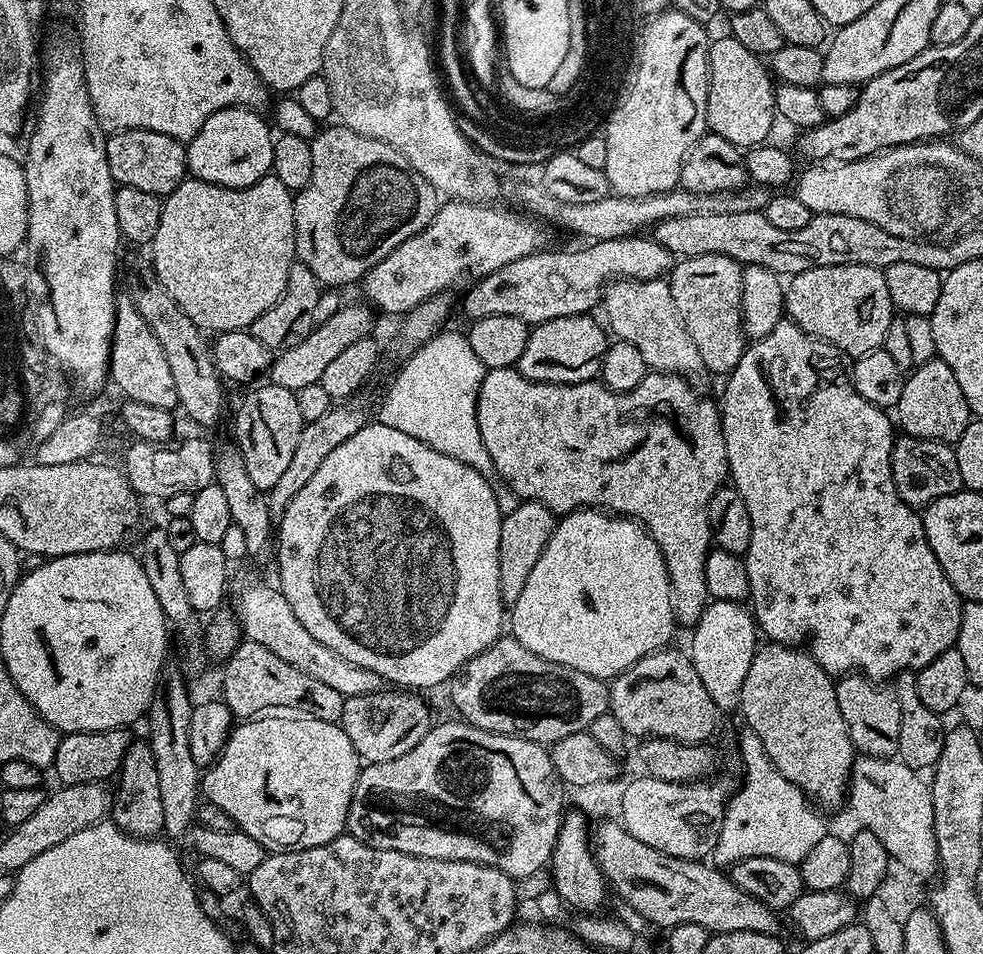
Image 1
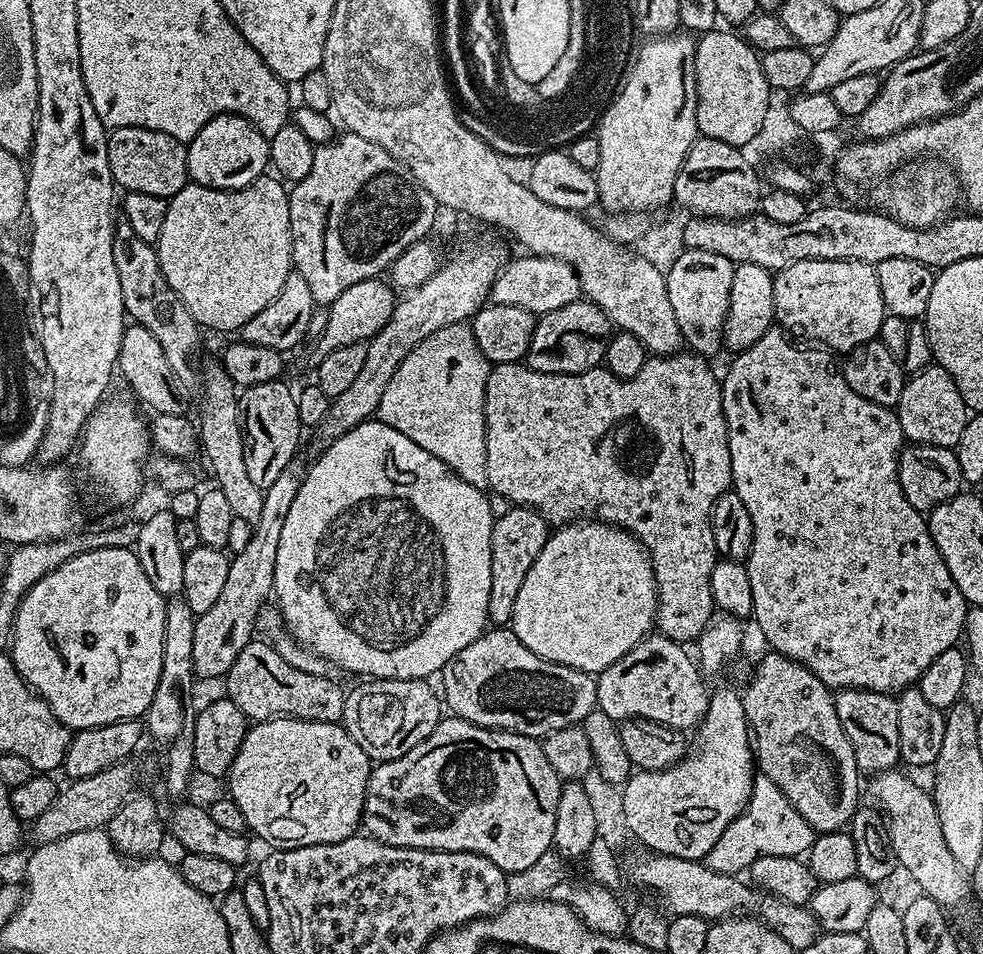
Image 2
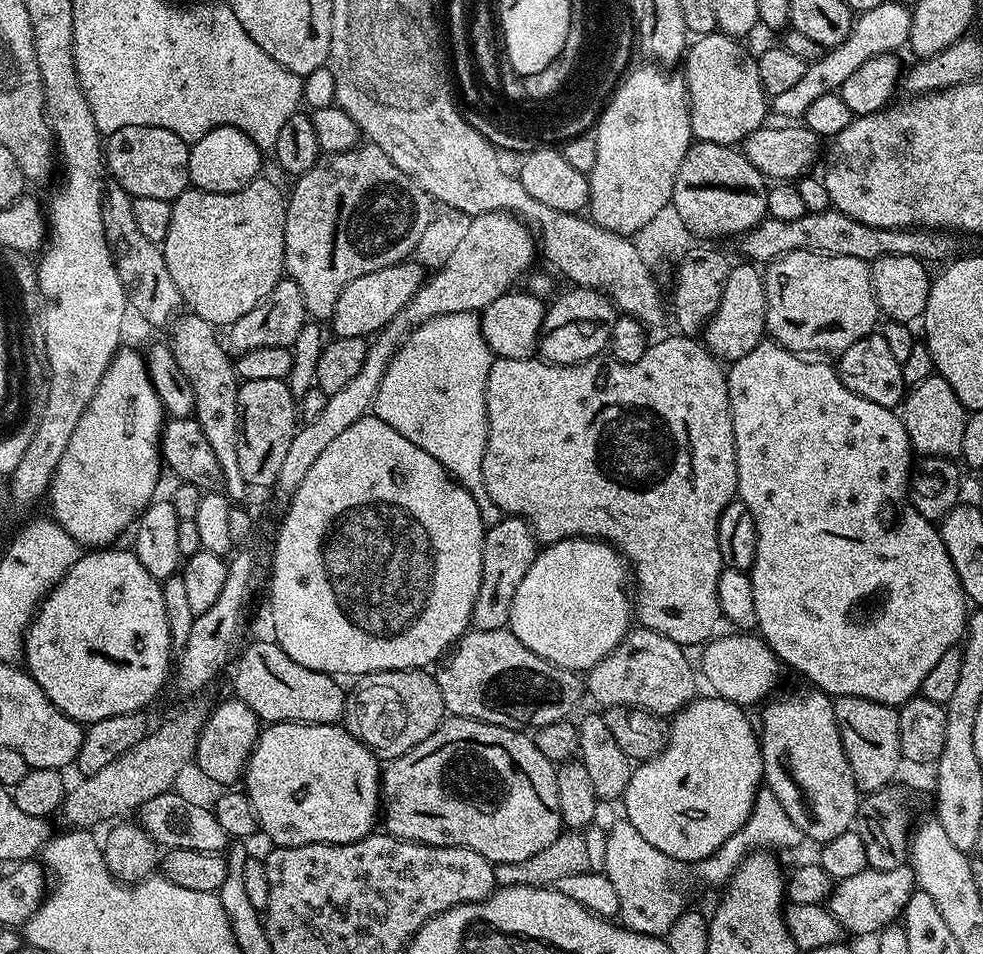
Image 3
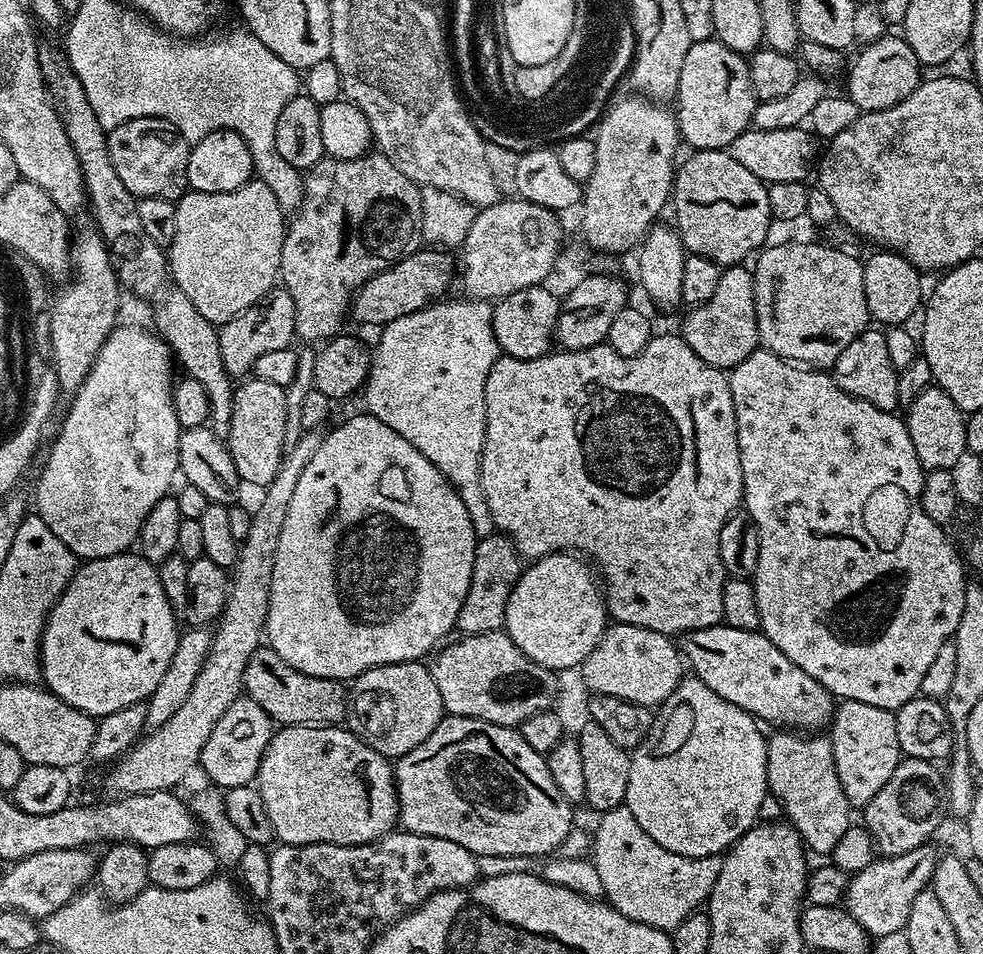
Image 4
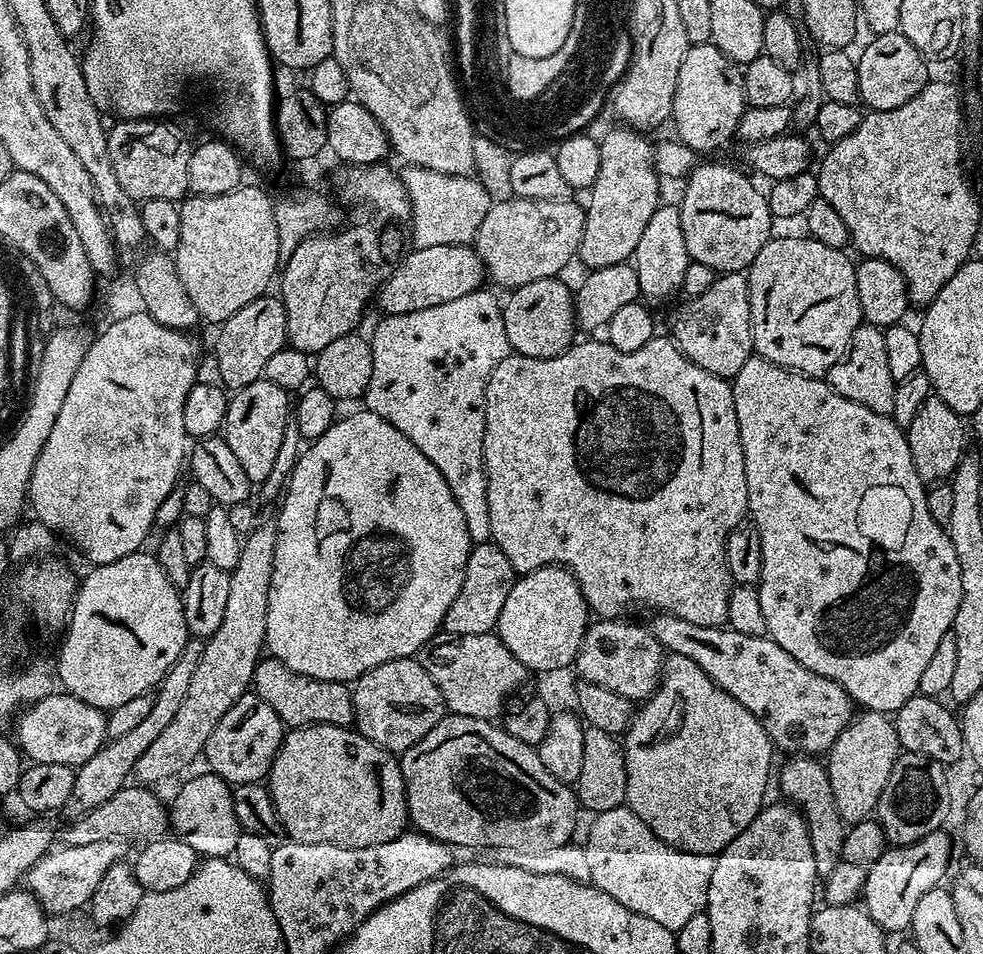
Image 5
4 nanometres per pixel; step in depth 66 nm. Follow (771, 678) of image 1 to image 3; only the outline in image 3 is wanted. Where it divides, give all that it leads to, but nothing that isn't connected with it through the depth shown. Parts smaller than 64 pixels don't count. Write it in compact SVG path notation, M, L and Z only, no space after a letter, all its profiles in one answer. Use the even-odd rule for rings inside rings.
M803 686L797 692L784 696L781 700L772 698L763 705L764 713L758 720L760 757L764 767L763 783L772 791L774 798L782 802L782 810L790 814L790 822L798 826L801 837L816 840L817 845L846 834L856 823L856 811L862 799L854 782L852 771L842 746L840 731L834 718L833 697L821 692L815 686Z

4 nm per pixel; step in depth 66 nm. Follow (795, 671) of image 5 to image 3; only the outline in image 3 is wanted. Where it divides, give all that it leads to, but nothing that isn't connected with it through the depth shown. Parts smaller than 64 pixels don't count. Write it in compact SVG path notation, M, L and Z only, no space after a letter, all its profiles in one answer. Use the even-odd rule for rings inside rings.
M717 635L703 645L704 653L700 656L700 664L698 660L699 675L702 677L703 683L705 680L712 687L709 689L723 700L741 706L756 703L759 705L773 695L772 687L780 680L782 662L759 635L732 635L736 636Z

